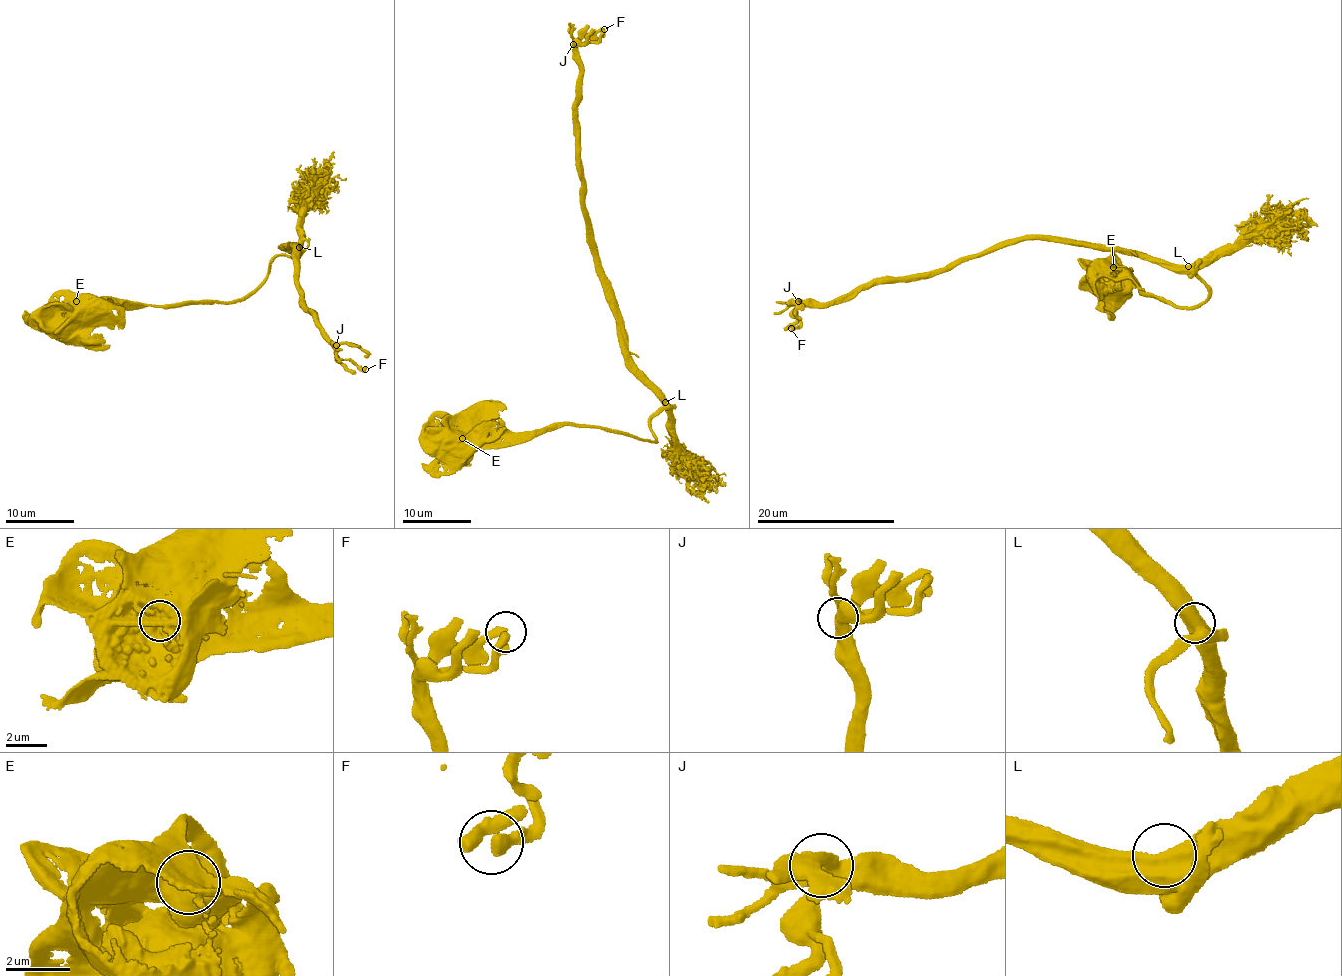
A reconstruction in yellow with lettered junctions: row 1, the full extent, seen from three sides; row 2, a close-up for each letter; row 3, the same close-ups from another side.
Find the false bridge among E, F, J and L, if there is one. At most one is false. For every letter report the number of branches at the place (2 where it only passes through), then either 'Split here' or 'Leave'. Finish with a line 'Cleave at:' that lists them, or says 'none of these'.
E: Branches: 1. Leave
F: Branches: 1. Leave
J: Branches: 4. Leave
L: Branches: 1. Leave
Cleave at: none of these

